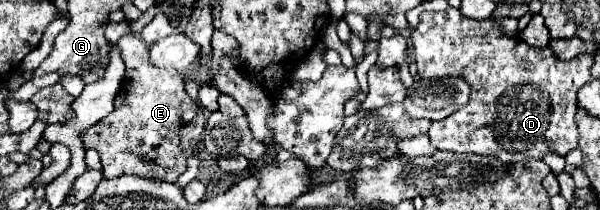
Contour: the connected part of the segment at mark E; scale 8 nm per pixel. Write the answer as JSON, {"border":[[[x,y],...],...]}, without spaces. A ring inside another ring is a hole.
{"border":[[[138,35],[120,37],[118,47],[122,61],[126,63],[126,77],[122,79],[114,111],[98,125],[86,129],[82,133],[82,143],[84,147],[92,147],[100,153],[106,179],[140,175],[176,183],[176,179],[186,171],[186,159],[192,155],[192,147],[200,143],[204,133],[204,109],[186,95],[182,77],[176,69],[158,69],[150,65],[148,45]],[[134,153],[154,157],[158,165],[142,165],[138,157],[132,157]]]}

